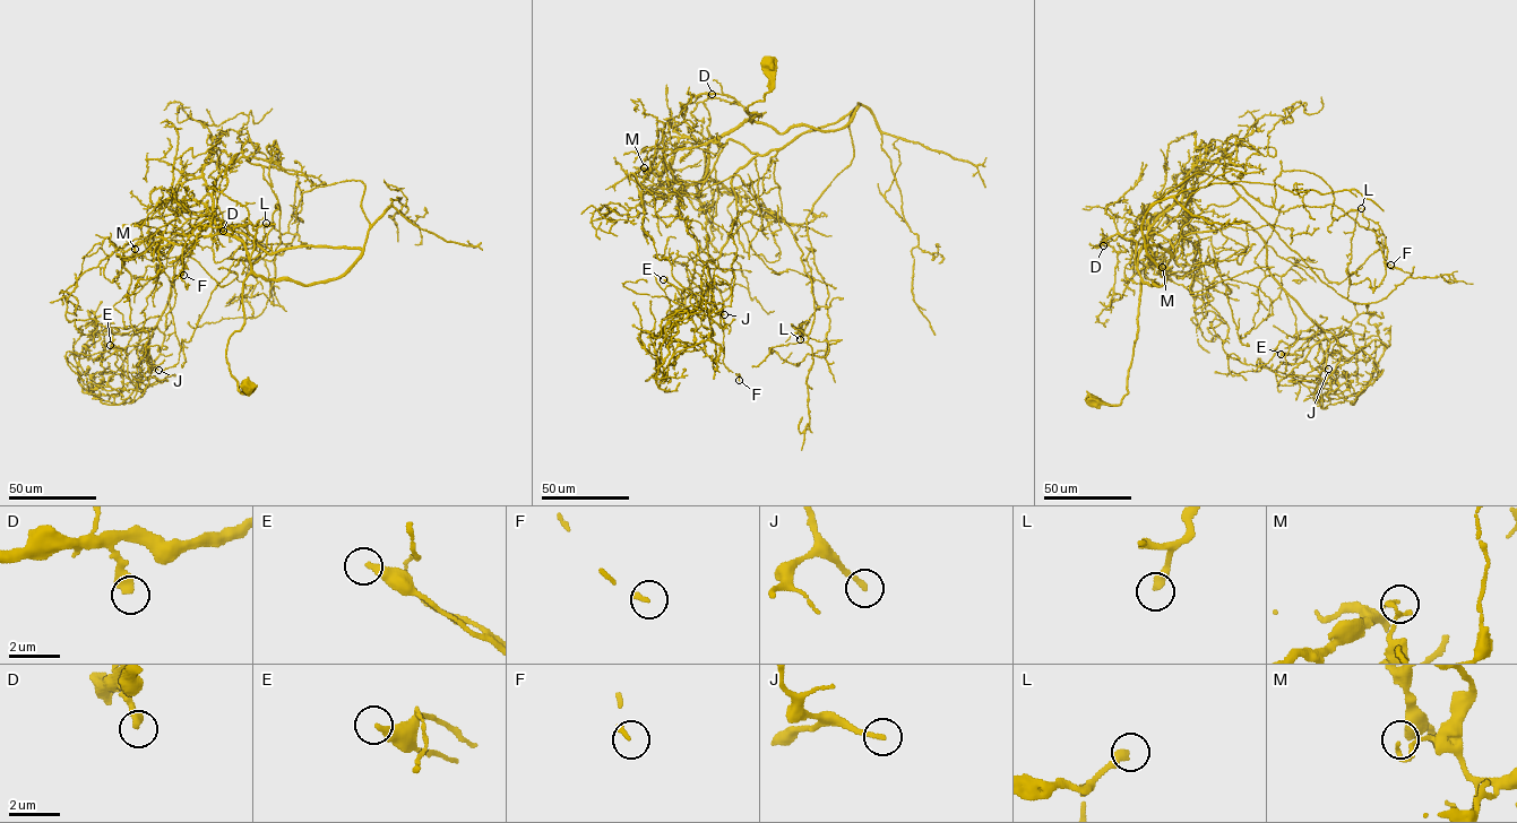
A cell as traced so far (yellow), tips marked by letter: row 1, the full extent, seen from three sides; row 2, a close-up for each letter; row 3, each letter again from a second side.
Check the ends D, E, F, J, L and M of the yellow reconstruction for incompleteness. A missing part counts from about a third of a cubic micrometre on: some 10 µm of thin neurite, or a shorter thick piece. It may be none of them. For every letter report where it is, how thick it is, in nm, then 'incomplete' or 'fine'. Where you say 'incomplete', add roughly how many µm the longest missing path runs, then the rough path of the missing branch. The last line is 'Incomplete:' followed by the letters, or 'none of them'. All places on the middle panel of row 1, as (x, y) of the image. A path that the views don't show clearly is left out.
D: (712, 94) | 360 nm | fine
E: (663, 279) | 320 nm | fine
F: (739, 380) | 160 nm | incomplete | 15 µm | (739, 380), (721, 380)
J: (724, 314) | 200 nm | incomplete | 40 µm
L: (800, 339) | 320 nm | incomplete | 25 µm
M: (644, 167) | 130 nm | fine
Incomplete: F, J, L

